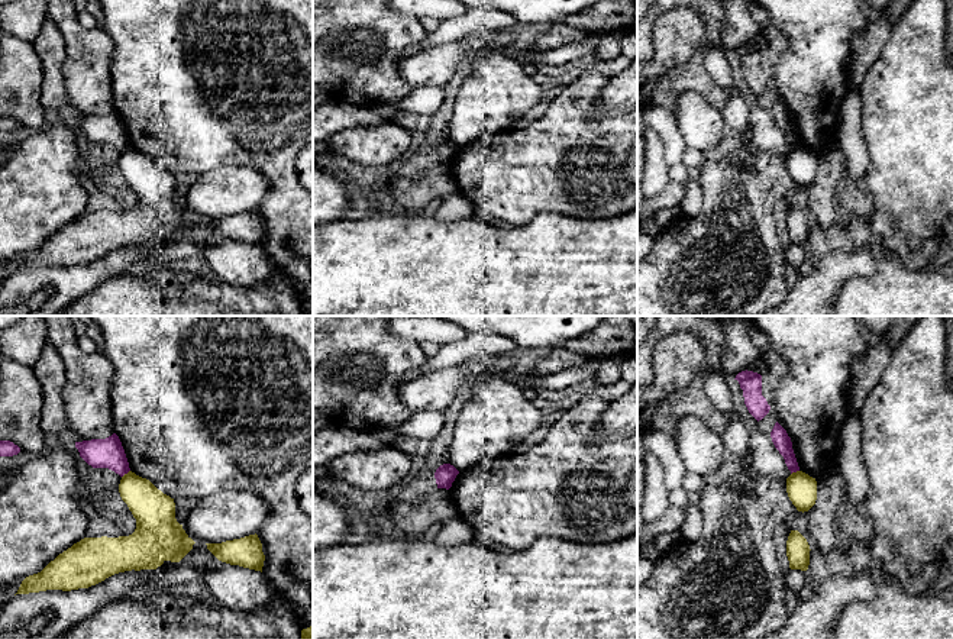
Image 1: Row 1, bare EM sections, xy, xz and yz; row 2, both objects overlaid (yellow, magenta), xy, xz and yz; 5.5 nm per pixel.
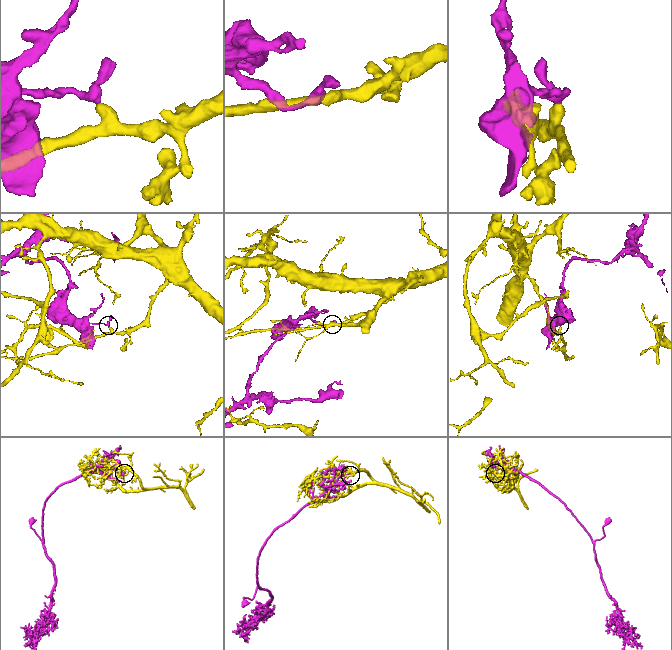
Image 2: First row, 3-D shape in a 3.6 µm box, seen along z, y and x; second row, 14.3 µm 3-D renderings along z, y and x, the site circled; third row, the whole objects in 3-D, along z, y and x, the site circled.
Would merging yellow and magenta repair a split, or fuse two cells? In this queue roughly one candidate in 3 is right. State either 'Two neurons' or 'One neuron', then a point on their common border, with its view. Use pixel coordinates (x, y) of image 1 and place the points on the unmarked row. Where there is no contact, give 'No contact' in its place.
Two neurons. Touches yellow at xy (125, 149)

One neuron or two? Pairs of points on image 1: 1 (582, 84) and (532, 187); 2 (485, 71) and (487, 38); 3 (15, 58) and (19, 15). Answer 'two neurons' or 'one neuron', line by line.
1: one neuron
2: two neurons
3: two neurons

